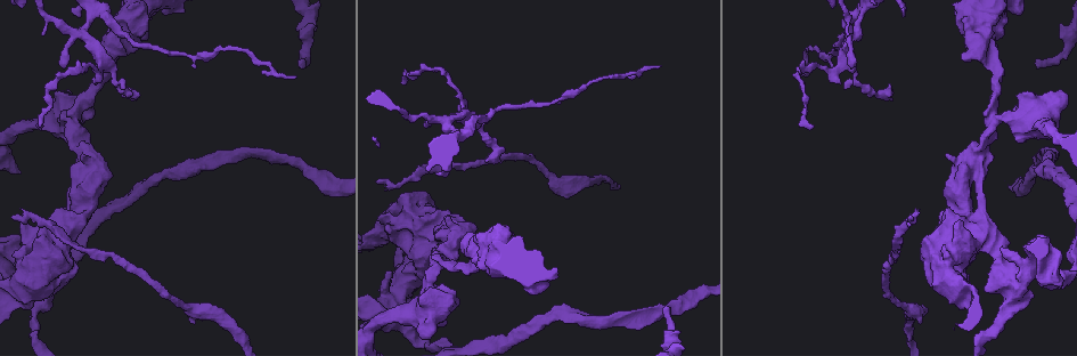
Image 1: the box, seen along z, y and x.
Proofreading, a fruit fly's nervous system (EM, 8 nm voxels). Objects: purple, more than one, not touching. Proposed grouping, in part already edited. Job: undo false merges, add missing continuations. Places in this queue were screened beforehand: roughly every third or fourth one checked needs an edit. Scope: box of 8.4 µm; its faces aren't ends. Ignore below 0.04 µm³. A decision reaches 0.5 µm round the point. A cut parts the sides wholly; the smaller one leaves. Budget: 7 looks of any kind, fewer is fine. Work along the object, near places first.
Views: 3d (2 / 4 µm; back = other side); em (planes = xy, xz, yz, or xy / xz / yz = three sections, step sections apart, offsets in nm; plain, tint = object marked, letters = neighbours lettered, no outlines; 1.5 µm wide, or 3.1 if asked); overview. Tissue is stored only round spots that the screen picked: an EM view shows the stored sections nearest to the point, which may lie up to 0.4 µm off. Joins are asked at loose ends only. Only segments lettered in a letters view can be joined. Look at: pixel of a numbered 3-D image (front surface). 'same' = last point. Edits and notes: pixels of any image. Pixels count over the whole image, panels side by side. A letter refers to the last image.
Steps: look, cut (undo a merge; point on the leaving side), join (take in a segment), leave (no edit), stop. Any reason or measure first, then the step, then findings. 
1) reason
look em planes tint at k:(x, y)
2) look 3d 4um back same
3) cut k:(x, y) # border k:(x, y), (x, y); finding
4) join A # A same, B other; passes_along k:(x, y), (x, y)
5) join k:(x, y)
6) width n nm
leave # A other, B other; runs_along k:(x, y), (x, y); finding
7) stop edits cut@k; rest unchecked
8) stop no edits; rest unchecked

tapers out
look em yz step 4 letters at 1:(72, 10)

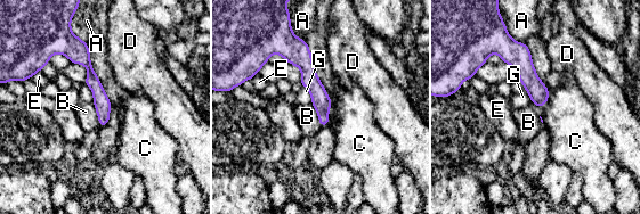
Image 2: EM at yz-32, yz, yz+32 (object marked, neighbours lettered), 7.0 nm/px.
leave # A other, B other, C other, D other, E other, G other; border 2:(92, 101), (100, 126); no lettered segment goes on from it

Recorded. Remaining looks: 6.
tapers out
look 3d 4um at 1:(41, 123)

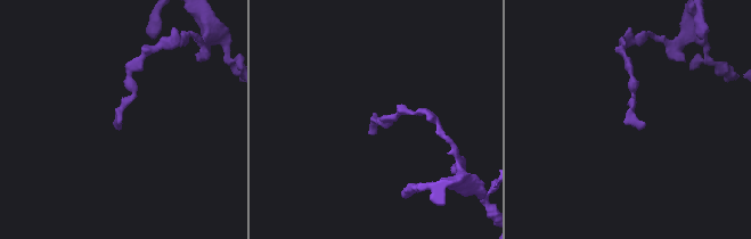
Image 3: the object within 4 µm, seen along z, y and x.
need the tissue
look em planes tint at 3:(645, 123)

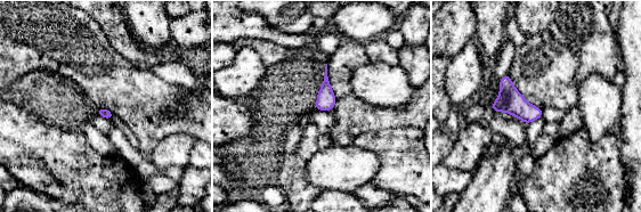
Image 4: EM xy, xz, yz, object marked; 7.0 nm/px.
what lies round it
look em planes letters same

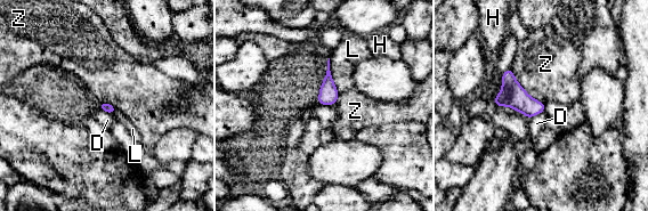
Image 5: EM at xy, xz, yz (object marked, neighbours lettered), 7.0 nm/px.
leave # D other, H other, L other, Z other; border 5:(510, 67), (516, 81), (544, 104); no lettered segment goes on from it

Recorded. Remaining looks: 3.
thin end
look 3d 2um back at 1:(296, 76)

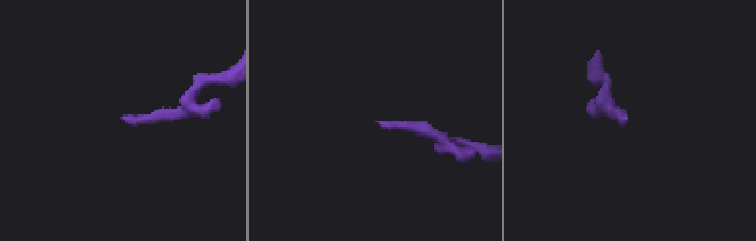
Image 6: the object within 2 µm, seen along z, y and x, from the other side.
look em planes letters at 6:(625, 122)

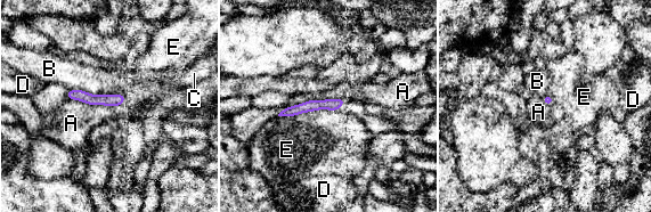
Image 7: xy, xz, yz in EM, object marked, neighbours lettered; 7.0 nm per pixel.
longest_contact A 500 nm
leave # A other, B other, C other, D other, E other; no lettered segment goes on from it

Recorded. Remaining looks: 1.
stop no edits; rest unchecked

